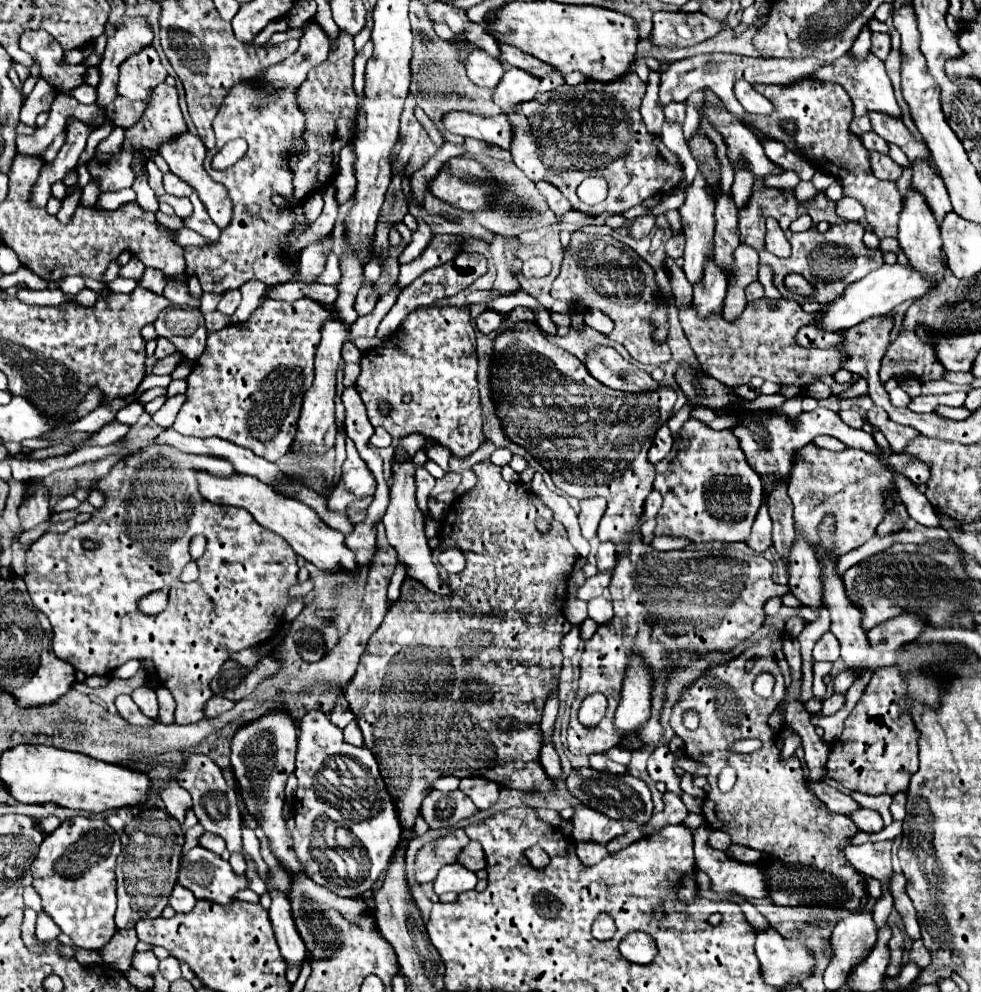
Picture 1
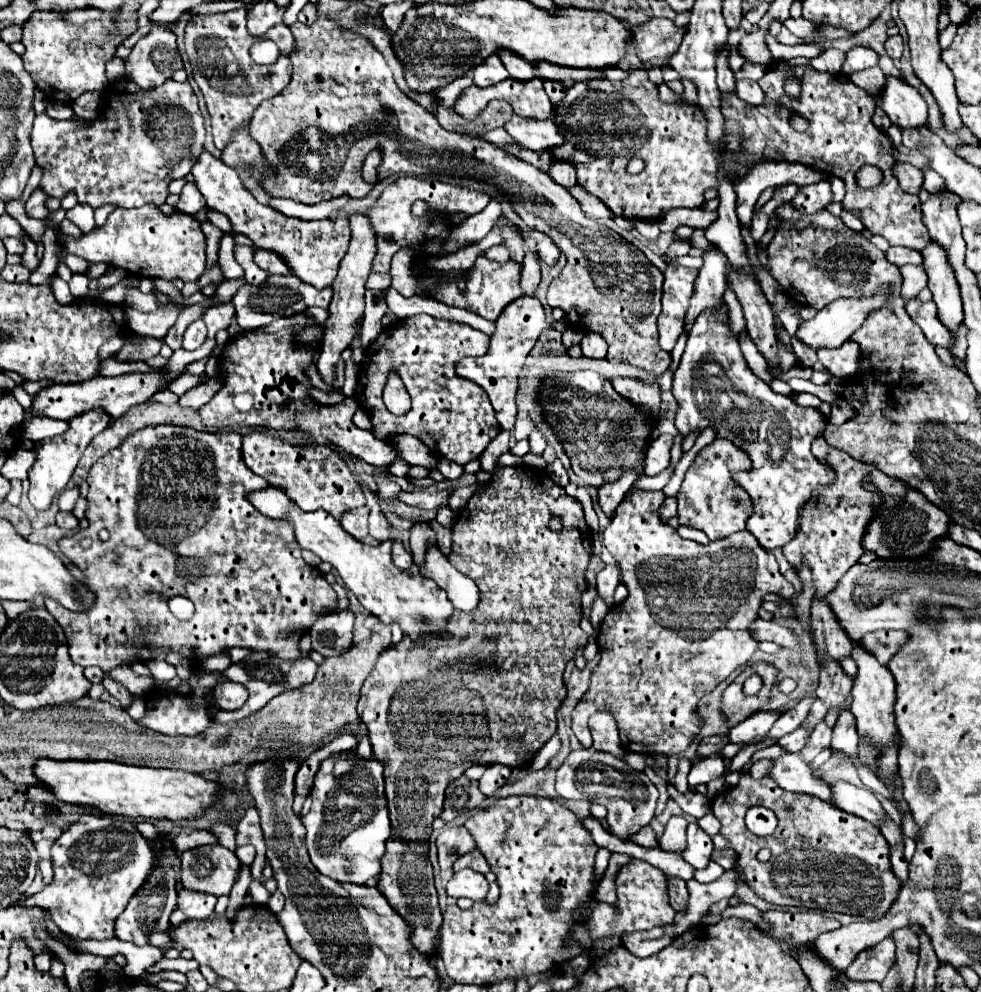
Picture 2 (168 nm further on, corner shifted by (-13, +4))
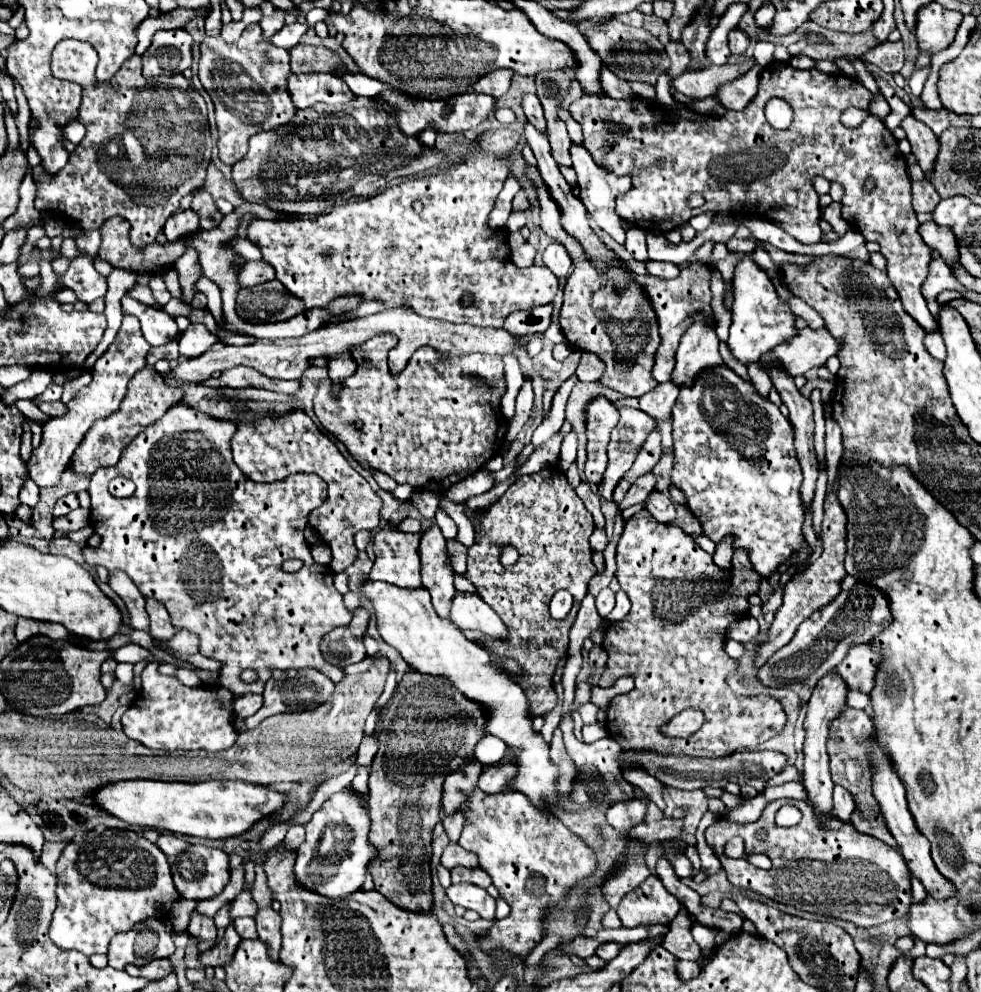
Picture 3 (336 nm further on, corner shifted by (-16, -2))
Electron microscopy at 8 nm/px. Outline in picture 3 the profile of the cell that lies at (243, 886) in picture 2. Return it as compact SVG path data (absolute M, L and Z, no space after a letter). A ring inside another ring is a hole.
M230 923L224 931L224 937L218 941L218 945L212 947L212 951L202 953L200 961L204 966L224 966L232 961L236 945L240 943L240 935L236 933L234 925Z

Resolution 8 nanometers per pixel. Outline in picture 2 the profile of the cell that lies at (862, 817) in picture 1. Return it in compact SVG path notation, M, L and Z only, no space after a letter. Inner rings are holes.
M837 781L837 783L829 783L831 787L831 803L841 809L847 811L851 815L857 815L873 825L879 825L879 821L887 815L881 807L881 803L877 801L877 797L863 787L855 787L849 785L845 781Z

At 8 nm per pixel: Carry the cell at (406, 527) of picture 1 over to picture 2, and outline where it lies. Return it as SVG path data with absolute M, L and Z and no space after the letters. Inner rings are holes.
M439 547L437 551L429 551L429 563L421 567L421 573L433 579L449 595L449 601L453 603L455 609L469 613L479 605L481 597L479 597L479 587L475 585L475 581L461 575L447 561L447 557L441 553Z

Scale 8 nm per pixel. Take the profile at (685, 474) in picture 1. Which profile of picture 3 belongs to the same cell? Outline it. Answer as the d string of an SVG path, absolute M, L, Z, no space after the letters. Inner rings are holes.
M724 537L724 541L720 541L716 545L716 555L714 555L714 563L718 563L720 569L728 569L730 561L732 561L732 537Z

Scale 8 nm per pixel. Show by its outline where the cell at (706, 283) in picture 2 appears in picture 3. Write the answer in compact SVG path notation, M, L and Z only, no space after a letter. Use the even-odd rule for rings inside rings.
M696 313L690 329L686 329L680 339L672 381L678 385L690 385L702 369L722 365L718 343L714 327L702 313Z

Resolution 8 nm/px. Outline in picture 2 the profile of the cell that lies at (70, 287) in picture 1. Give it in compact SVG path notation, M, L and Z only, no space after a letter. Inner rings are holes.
M73 275L71 281L69 281L69 289L71 289L71 295L75 299L85 297L87 291L89 291L89 279L85 275Z

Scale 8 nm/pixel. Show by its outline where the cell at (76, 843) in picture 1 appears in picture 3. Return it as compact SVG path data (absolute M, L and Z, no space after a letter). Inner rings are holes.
M108 831L108 837L100 837L102 843L98 847L90 849L80 849L74 843L70 843L60 859L58 859L58 885L56 885L56 895L58 895L58 907L54 911L54 919L50 925L50 939L60 947L60 949L74 949L84 955L94 955L94 953L106 953L110 939L120 933L128 931L132 925L156 917L162 911L162 917L168 917L166 905L174 903L180 895L176 893L172 873L170 873L170 863L166 855L150 843L144 833L130 833L130 831ZM112 843L112 845L108 845ZM114 843L124 843L124 849L118 851Z

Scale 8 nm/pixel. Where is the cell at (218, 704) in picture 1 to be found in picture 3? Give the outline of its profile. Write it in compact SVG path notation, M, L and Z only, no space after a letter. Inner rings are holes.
M242 695L242 697L234 697L234 713L238 717L250 717L254 715L260 707L262 707L262 695Z

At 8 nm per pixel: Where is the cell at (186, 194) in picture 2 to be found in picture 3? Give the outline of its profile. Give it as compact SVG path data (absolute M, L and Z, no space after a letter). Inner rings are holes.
M184 209L180 213L174 213L164 225L164 233L166 233L168 241L190 235L198 229L200 229L200 217L196 217L196 213L192 213L192 209Z

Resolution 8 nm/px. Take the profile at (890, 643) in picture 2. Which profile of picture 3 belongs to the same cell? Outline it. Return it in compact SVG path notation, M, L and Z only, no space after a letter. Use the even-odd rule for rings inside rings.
M868 643L854 645L844 661L836 667L836 671L846 681L848 689L860 689L864 693L870 693L882 661L884 657L880 653L874 653Z

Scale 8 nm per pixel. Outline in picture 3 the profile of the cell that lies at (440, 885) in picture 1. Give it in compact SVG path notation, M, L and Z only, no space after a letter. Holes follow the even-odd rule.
M458 883L458 885L450 885L446 889L446 895L454 905L460 905L464 909L474 909L482 919L494 921L496 901L490 897L486 889L480 889L472 883Z

